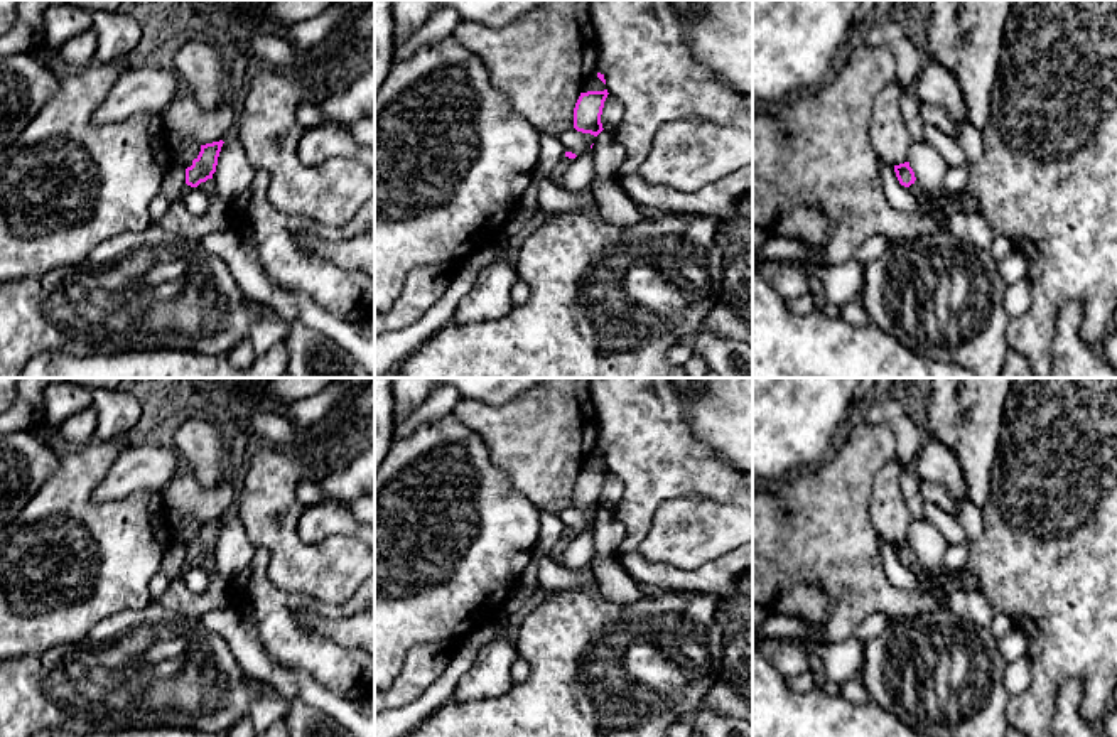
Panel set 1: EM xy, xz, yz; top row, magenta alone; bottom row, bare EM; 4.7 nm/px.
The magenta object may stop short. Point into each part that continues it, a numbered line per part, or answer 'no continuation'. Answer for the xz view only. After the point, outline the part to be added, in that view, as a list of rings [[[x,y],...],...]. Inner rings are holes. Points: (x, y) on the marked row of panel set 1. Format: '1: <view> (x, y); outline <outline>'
1: xz (561, 169); outline [[[565,157],[558,162],[558,165],[552,170],[550,179],[557,187],[564,187],[562,186],[562,177],[567,172],[567,167],[570,165],[572,159]]]

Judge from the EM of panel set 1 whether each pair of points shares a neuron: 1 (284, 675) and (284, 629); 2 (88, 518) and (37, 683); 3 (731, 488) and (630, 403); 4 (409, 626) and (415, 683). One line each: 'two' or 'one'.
1: two
2: two
3: one
4: two

